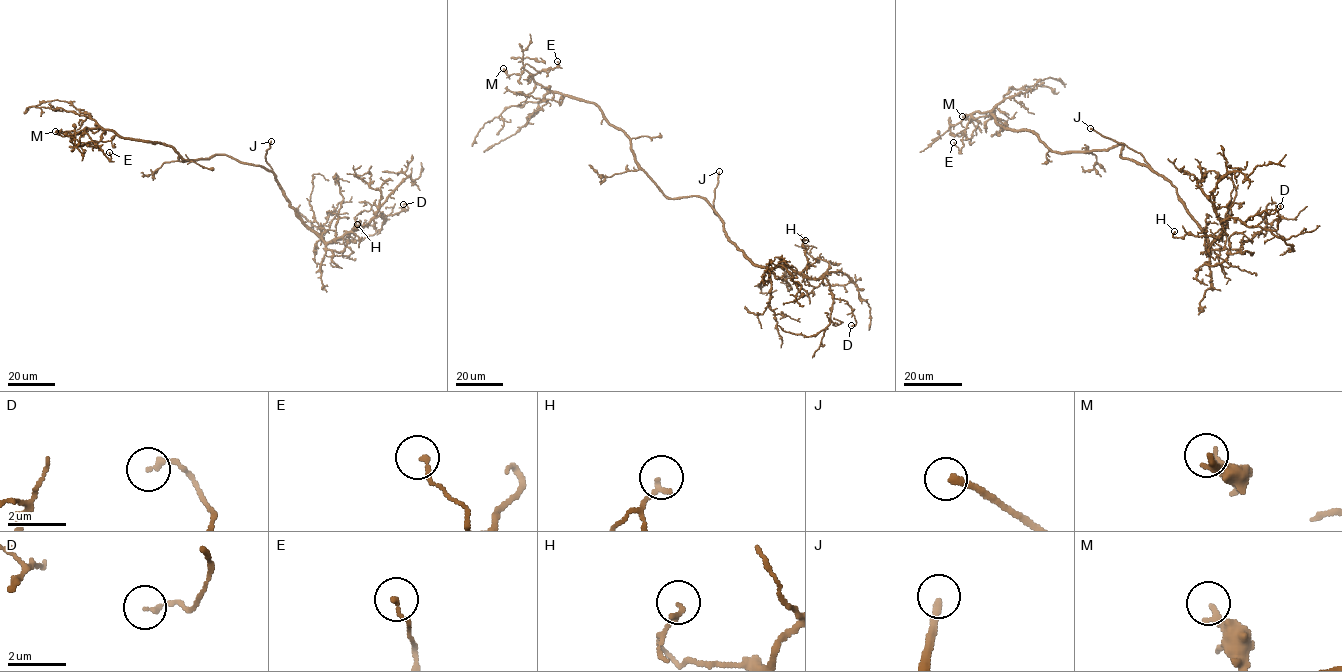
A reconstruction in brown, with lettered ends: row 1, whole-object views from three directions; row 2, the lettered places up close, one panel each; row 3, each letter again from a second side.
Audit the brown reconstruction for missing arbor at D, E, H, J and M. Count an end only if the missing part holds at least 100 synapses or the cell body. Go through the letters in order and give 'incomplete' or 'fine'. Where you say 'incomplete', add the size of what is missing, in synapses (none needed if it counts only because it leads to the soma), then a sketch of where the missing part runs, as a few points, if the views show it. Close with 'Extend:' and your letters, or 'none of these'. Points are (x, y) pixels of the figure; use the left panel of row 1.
D: fine
E: fine
H: fine
J: incomplete
M: fine
Extend: J

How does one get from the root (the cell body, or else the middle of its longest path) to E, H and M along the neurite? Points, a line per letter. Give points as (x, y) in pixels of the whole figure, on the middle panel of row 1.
E: (696, 196), (668, 198), (635, 160), (630, 139), (596, 105), (551, 92), (534, 80), (557, 61)
H: (696, 196), (706, 201), (725, 235), (755, 264), (790, 267), (803, 274), (805, 240)
M: (696, 196), (668, 198), (635, 160), (630, 139), (593, 103), (551, 92), (525, 70), (507, 75), (503, 68)

